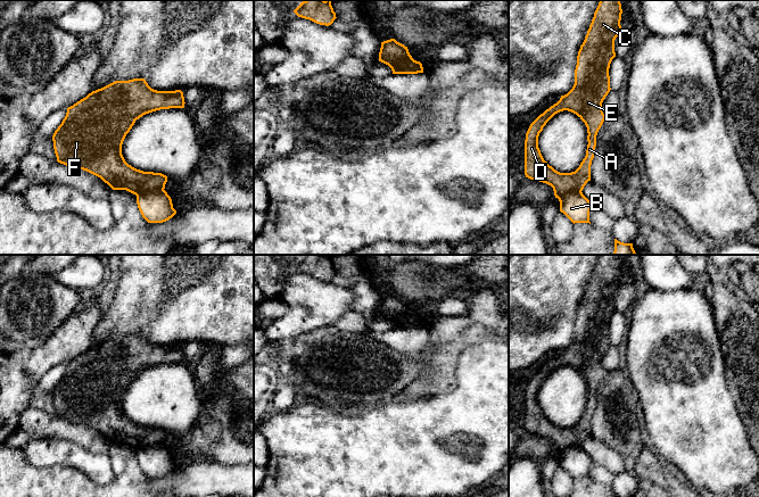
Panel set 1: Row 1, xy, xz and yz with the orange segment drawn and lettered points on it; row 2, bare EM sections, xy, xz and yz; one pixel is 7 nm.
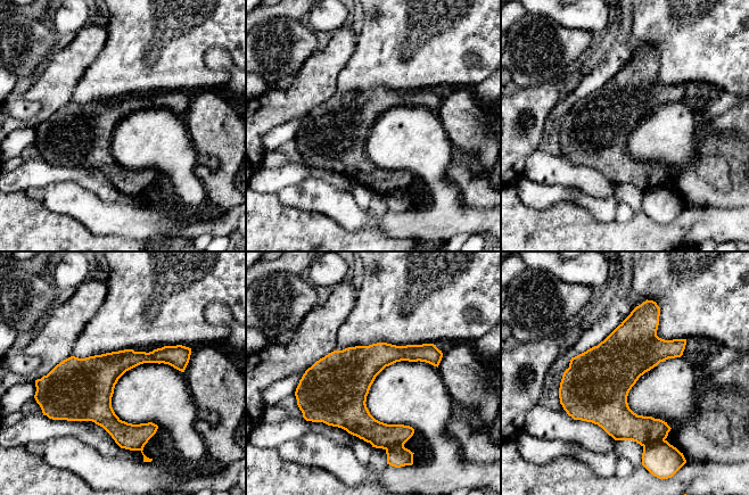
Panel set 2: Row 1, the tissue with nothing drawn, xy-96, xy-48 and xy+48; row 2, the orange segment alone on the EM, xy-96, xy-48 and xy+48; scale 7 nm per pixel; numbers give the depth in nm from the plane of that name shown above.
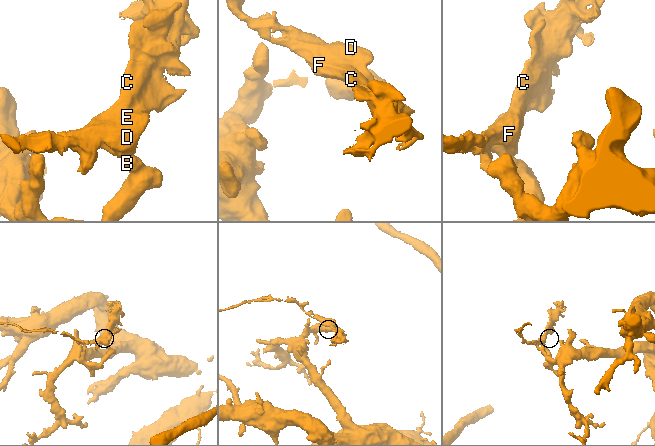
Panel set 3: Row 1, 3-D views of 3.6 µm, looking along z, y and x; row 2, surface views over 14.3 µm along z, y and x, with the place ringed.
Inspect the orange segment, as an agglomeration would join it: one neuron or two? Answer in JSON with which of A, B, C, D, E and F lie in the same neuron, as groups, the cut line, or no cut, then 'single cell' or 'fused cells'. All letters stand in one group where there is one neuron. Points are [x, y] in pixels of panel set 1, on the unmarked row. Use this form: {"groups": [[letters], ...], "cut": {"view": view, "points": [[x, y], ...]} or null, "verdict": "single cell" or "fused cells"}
{"groups": [["A", "C", "D", "E", "F"], ["B"]], "cut": {"view": "xy", "points": [[163, 444], [137, 450]]}, "verdict": "fused cells"}

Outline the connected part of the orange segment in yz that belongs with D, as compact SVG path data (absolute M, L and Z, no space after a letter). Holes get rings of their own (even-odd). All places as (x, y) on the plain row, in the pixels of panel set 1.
M600 255L578 306L572 343L541 368L526 388L525 430L551 440L558 454L570 447L581 447L591 436L596 390L607 372L602 357L611 345L609 323L616 312L614 295L622 285L621 268L620 255ZM563 365L576 368L585 378L588 388L586 411L571 428L555 425L544 415L538 403L538 391L543 382L555 368Z

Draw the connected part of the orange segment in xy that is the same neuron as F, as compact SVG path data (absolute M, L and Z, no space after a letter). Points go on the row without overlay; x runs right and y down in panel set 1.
M145 333L115 336L92 346L67 363L65 373L55 386L52 396L57 416L100 432L113 445L126 445L135 450L162 446L167 431L129 420L122 409L122 399L135 375L143 370L160 364L184 363L184 358L181 345L157 346Z

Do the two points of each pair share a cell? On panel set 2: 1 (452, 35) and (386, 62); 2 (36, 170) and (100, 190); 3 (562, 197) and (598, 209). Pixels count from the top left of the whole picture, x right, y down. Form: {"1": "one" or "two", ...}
{"1": "one", "2": "one", "3": "one"}

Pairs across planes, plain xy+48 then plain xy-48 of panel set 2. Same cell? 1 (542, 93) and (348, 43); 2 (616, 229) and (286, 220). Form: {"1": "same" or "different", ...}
{"1": "same", "2": "same"}

